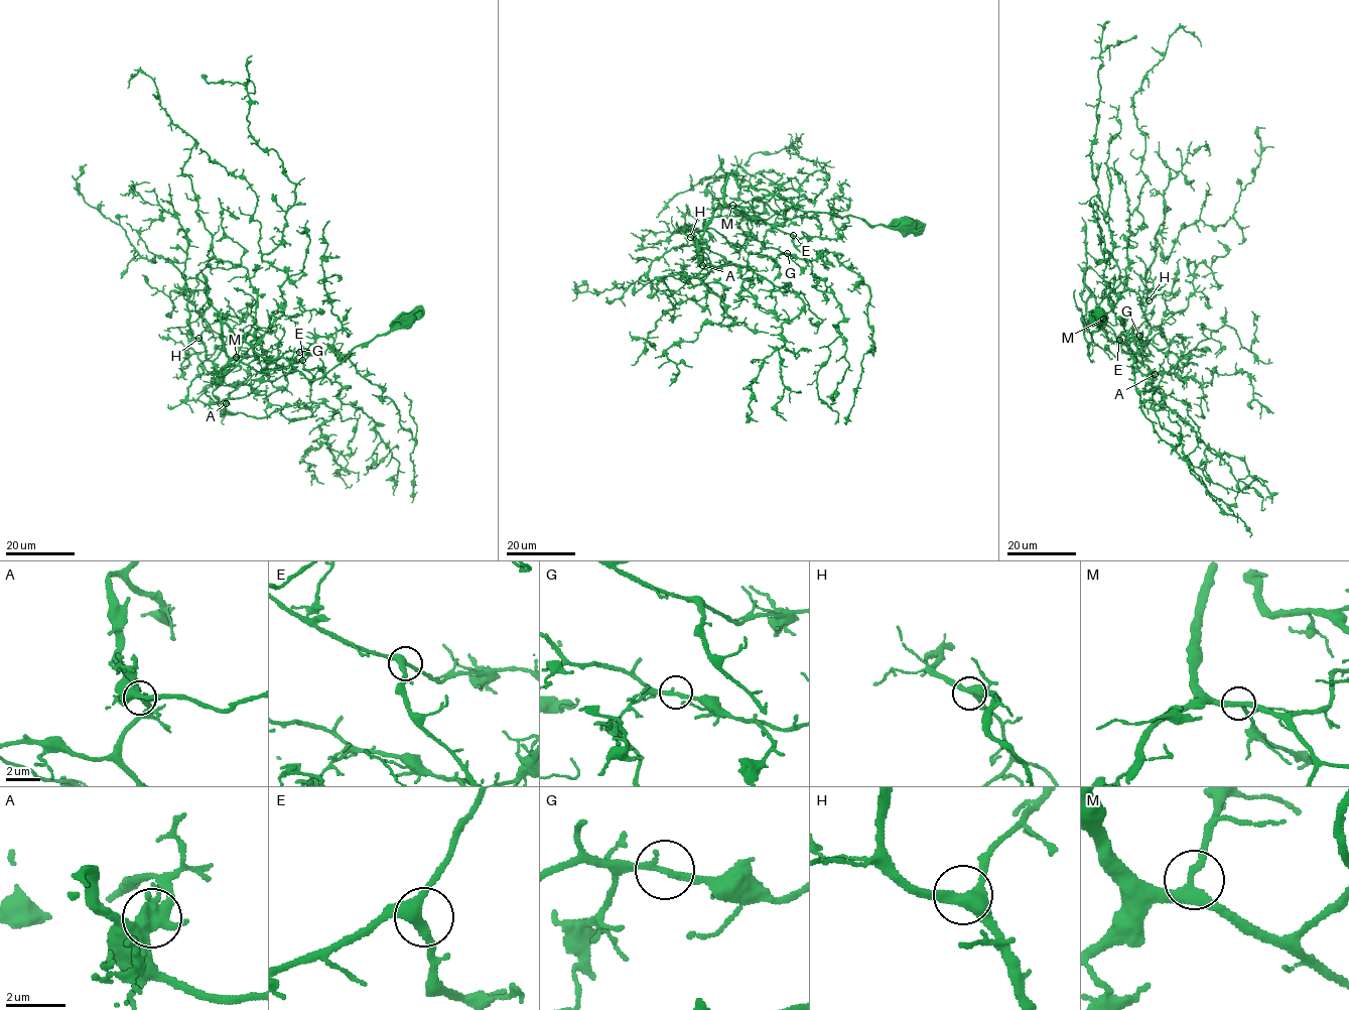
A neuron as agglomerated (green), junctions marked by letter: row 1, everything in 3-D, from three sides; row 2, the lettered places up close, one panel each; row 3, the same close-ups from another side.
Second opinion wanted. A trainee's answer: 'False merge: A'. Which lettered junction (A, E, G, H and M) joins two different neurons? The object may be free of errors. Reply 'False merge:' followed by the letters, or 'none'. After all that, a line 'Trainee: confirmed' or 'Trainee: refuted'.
False merge: none
Trainee: refuted

